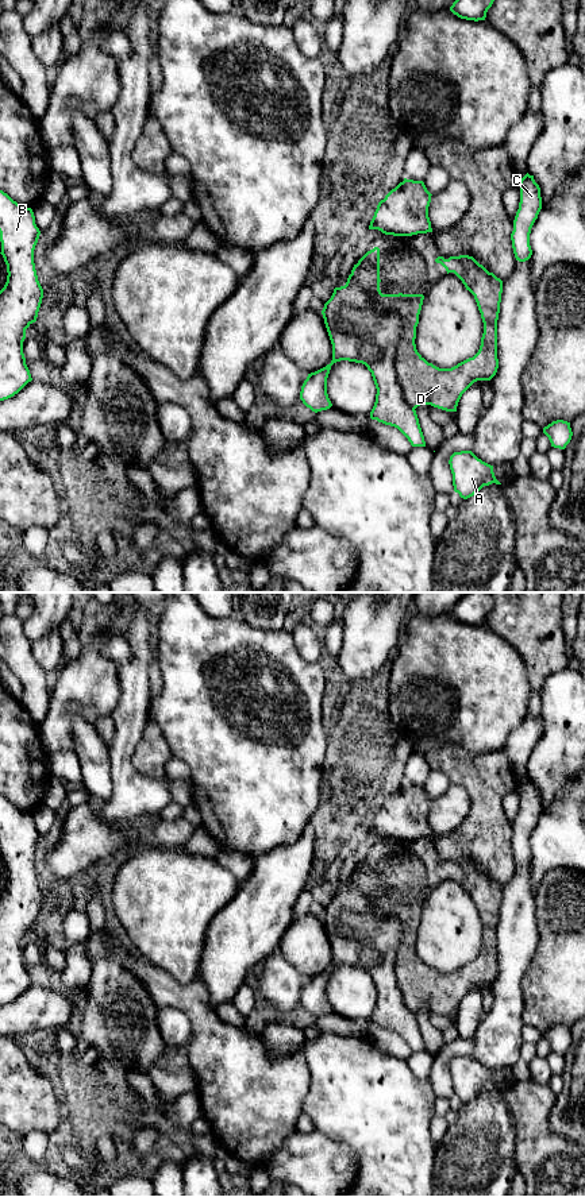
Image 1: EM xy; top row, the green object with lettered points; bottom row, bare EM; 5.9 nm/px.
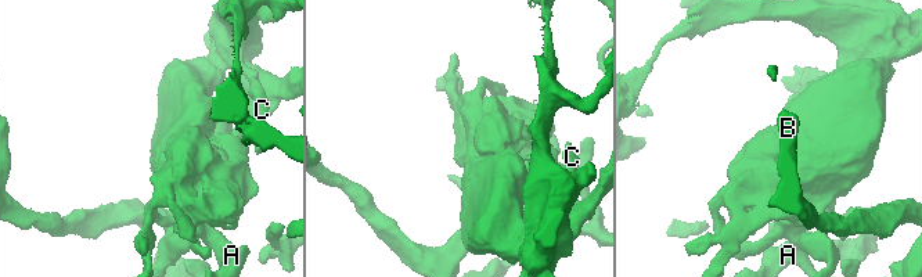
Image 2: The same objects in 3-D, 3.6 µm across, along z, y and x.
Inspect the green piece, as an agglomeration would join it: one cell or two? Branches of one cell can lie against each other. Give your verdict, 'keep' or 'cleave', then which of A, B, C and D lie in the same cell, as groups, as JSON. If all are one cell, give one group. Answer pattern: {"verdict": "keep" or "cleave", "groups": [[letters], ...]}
{"verdict": "cleave", "groups": [["A", "B", "C"], ["D"]]}

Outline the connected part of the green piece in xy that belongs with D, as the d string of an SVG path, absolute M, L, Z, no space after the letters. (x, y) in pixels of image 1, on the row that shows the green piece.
M380 248L367 251L351 270L355 282L385 312L396 312L404 329L396 352L396 374L408 405L420 405L457 412L462 394L477 381L490 381L499 368L497 320L503 281L489 273L473 256L459 255L444 259L438 256L447 274L454 273L477 302L484 323L478 352L451 368L428 363L416 350L416 327L423 294L382 294L380 290Z

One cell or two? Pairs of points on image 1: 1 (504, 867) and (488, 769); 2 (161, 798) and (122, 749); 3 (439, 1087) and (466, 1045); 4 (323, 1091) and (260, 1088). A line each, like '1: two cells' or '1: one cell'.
1: one cell
2: one cell
3: one cell
4: two cells

